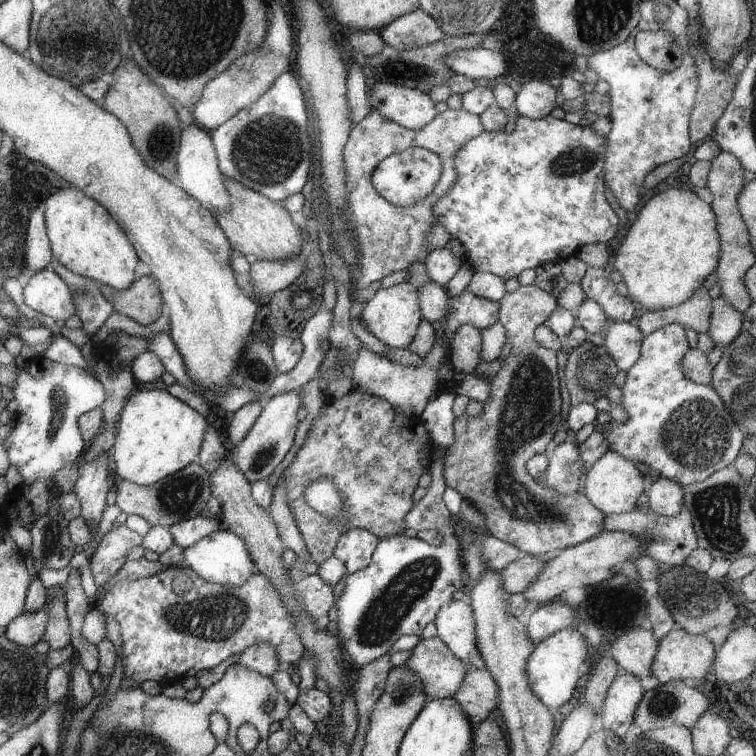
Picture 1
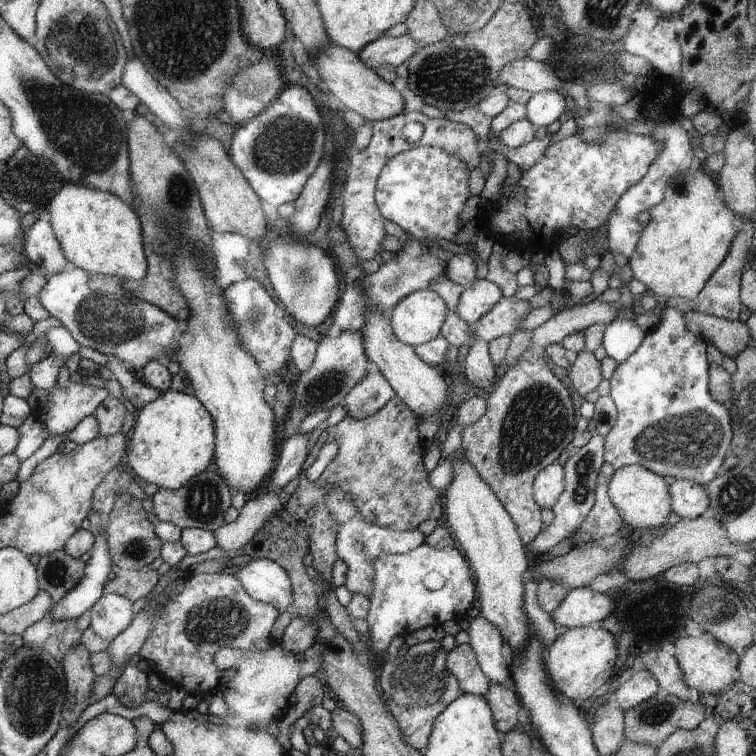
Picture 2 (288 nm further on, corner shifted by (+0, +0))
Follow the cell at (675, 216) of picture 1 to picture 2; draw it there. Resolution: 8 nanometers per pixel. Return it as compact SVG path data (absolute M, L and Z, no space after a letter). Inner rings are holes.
M703 166L697 170L687 168L683 174L677 174L669 180L663 200L647 210L649 224L645 224L641 240L637 242L637 248L629 258L633 278L647 286L647 294L693 300L699 294L699 290L707 284L711 274L727 258L731 242L737 234L737 216L725 206L723 200L717 198L717 190L719 186L715 186L715 182Z

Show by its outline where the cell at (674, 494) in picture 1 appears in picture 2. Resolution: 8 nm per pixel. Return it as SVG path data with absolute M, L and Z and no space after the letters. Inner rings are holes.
M675 480L669 486L671 510L681 520L695 520L699 516L709 514L709 490L691 482L691 480Z

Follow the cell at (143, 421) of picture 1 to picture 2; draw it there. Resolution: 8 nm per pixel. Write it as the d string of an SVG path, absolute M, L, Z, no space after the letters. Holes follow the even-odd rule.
M167 390L157 400L135 410L135 426L129 432L129 450L123 458L133 478L143 486L155 484L159 490L181 490L187 482L205 472L213 454L213 426L209 410L197 396Z

